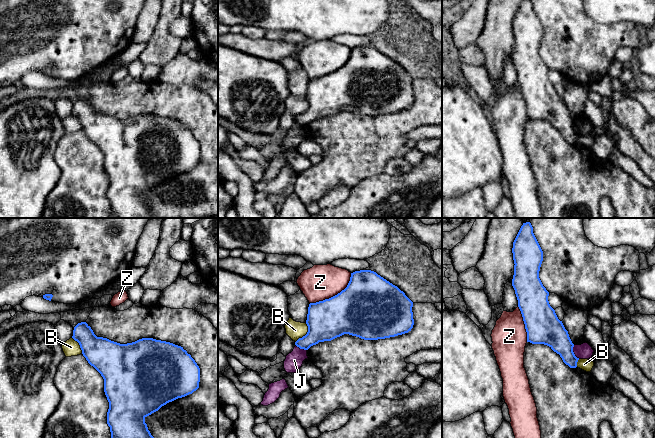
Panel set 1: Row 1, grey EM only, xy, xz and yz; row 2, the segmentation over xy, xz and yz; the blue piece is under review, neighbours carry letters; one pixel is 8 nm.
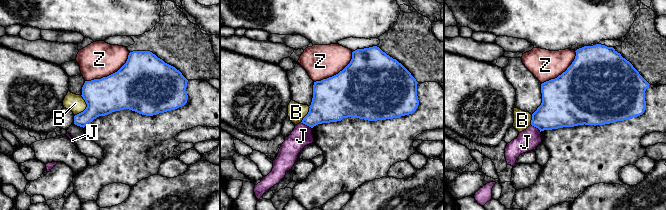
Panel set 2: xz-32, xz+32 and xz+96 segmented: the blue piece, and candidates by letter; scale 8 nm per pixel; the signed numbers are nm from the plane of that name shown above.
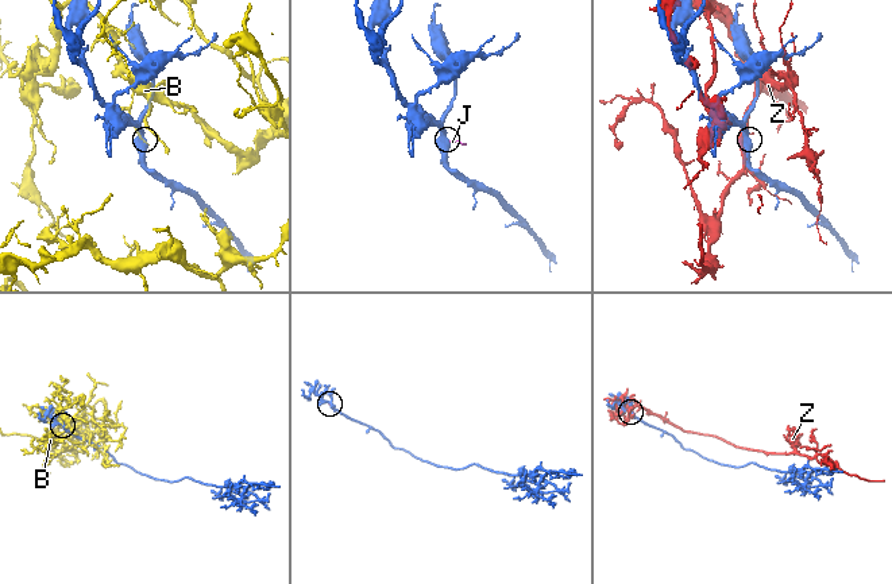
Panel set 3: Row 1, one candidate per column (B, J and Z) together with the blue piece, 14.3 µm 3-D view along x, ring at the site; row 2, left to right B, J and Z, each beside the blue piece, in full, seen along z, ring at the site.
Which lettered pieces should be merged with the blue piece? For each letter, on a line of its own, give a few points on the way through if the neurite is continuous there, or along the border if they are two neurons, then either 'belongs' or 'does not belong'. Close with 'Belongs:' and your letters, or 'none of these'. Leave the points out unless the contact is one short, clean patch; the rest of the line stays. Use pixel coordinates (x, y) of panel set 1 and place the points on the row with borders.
B: does not belong
J: border along yz (573, 345), (573, 353), (579, 358); does not belong
Z: does not belong
Belongs: none of these

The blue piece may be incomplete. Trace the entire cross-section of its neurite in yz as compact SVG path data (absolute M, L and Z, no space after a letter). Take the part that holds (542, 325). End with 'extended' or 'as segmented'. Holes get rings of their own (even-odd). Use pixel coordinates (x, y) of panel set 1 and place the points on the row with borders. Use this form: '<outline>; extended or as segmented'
M530 222L521 226L512 253L515 264L512 286L525 324L527 342L549 346L566 365L576 368L579 358L573 352L574 344L550 306L549 292L539 278L543 251Z; as segmented

